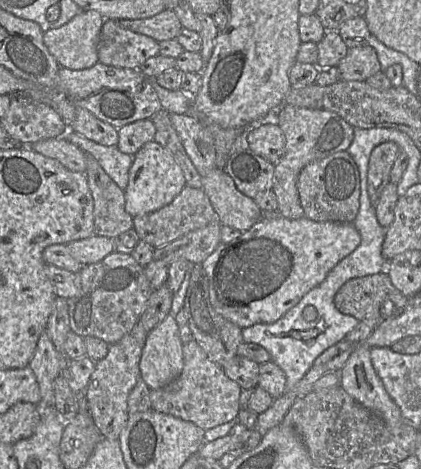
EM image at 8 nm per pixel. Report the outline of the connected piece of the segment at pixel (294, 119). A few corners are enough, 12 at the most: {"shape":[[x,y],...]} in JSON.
{"shape":[[282,105],[285,135],[271,188],[277,213],[304,217],[297,188],[311,162],[347,150],[354,128],[334,112]]}

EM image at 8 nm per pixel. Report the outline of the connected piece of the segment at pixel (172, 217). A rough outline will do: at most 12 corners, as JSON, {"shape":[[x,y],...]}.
{"shape":[[185,186],[166,206],[133,217],[154,248],[217,215],[204,190]]}

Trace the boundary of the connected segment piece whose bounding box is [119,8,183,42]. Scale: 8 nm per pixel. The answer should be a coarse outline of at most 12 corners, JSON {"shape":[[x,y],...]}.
{"shape":[[168,8],[150,18],[119,20],[127,30],[157,42],[177,39],[183,29]]}

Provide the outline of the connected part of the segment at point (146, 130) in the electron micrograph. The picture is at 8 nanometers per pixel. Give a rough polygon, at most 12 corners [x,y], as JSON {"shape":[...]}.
{"shape":[[151,119],[118,129],[117,148],[134,156],[154,141]]}

